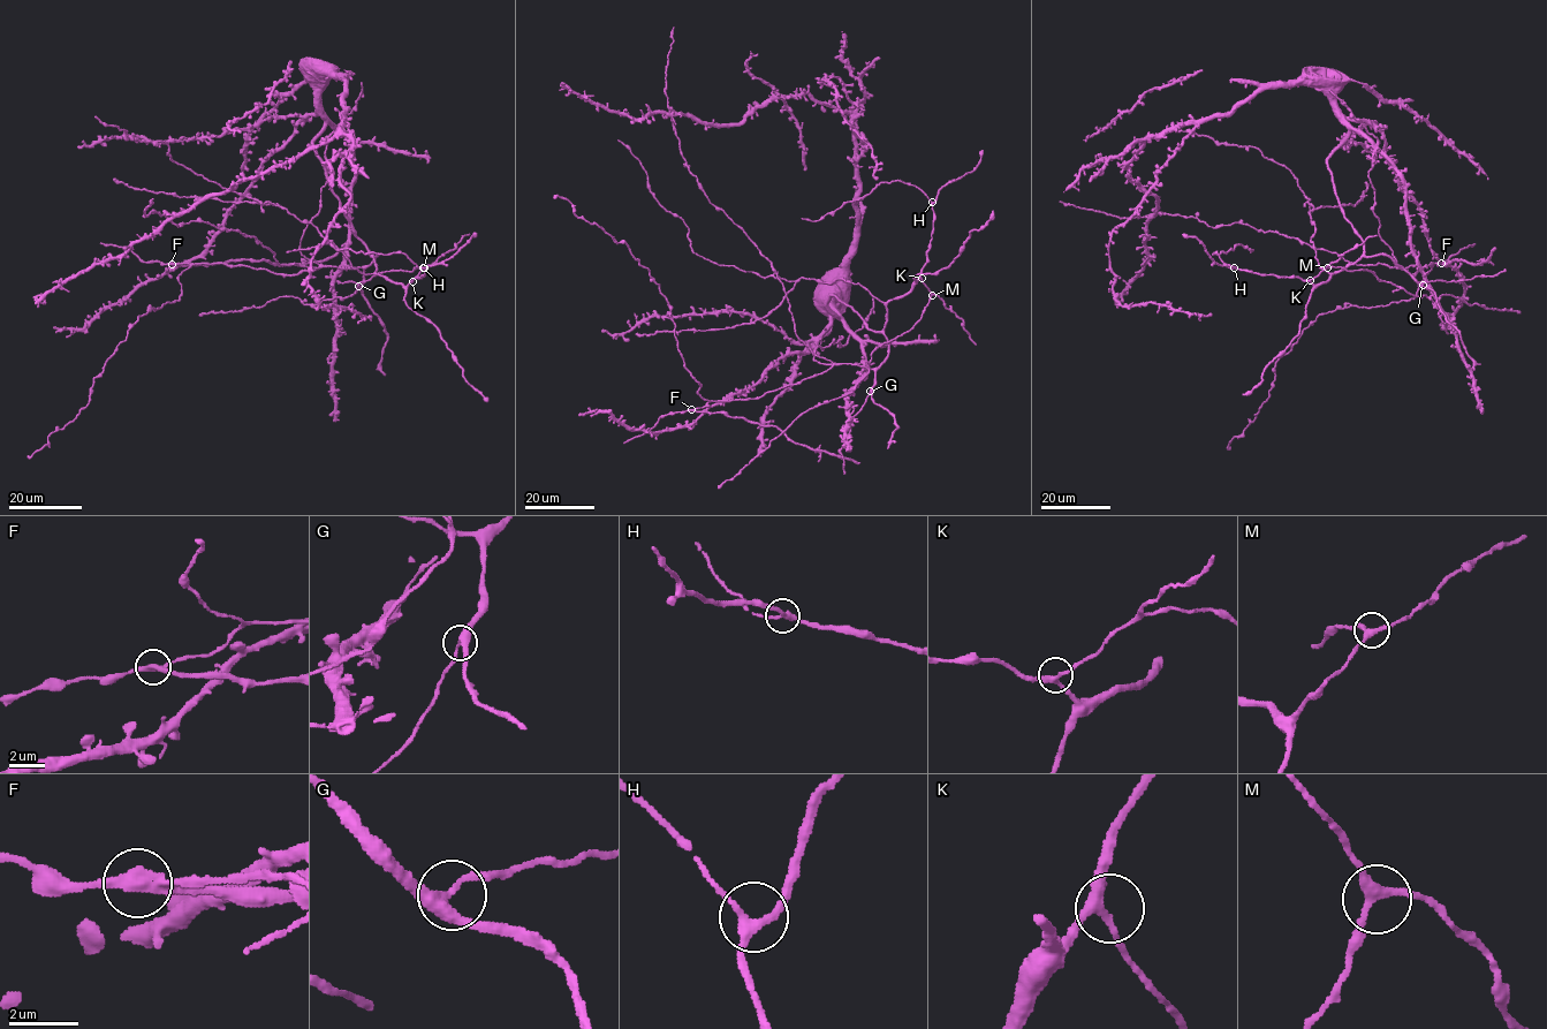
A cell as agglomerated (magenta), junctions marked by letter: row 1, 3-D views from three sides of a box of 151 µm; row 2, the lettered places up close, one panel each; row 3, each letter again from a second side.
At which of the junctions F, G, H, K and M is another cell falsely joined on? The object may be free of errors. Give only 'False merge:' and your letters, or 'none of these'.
False merge: F

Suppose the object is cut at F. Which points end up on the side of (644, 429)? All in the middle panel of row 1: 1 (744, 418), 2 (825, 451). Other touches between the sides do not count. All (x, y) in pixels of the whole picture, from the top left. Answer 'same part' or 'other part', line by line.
1: other part
2: other part

